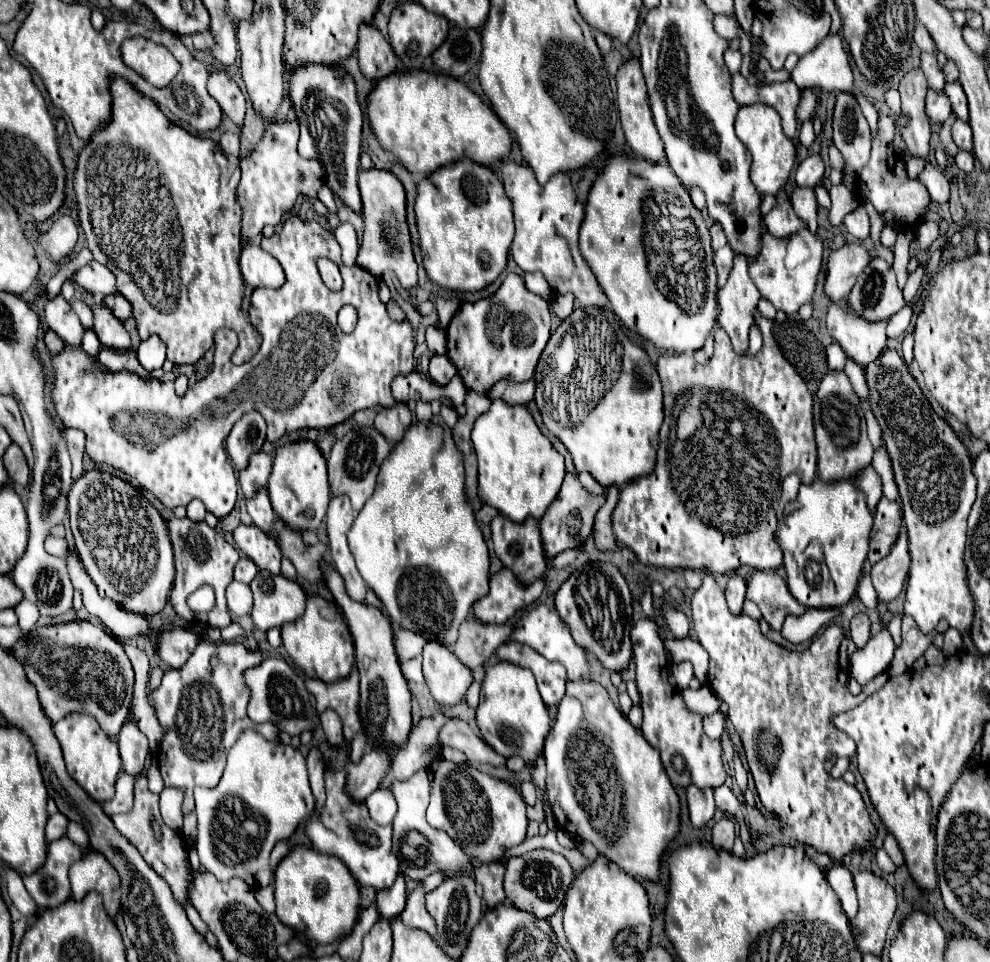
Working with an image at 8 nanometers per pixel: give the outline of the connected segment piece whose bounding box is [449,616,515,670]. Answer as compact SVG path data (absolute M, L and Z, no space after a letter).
M473 616L467 618L467 624L459 630L459 638L451 648L451 652L471 670L477 670L483 666L483 650L485 650L485 662L497 652L499 646L507 644L511 640L513 624L481 624Z

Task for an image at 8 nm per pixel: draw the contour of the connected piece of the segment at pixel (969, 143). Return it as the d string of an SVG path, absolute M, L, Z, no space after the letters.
M957 120L957 124L953 126L953 140L955 140L959 150L971 152L973 150L973 132L971 132L971 126L967 122Z

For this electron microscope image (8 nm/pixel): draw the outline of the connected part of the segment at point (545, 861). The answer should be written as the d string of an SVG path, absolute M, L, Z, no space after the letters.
M535 850L519 858L511 858L507 862L505 874L505 894L507 898L525 912L531 912L539 918L551 918L555 910L563 904L565 894L573 880L573 870L569 862L561 854L553 854L549 850Z

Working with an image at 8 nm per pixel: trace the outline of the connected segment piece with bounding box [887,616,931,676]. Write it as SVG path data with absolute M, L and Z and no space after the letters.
M903 616L903 642L895 650L895 658L887 670L889 676L899 676L899 674L911 672L915 660L919 656L923 656L925 650L931 646L931 638L915 642L915 632L919 632L919 626L915 624L915 620L911 620L911 616Z

